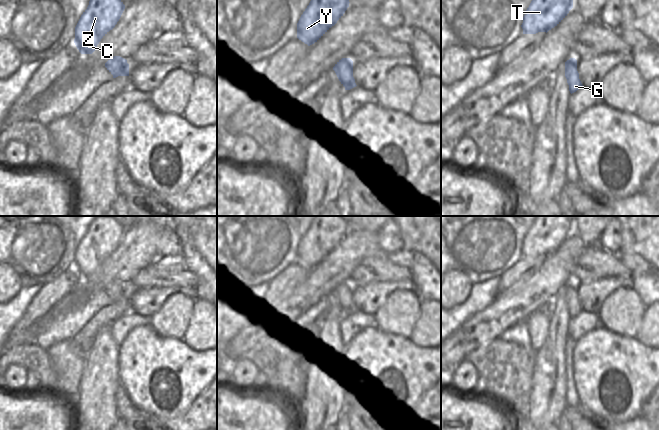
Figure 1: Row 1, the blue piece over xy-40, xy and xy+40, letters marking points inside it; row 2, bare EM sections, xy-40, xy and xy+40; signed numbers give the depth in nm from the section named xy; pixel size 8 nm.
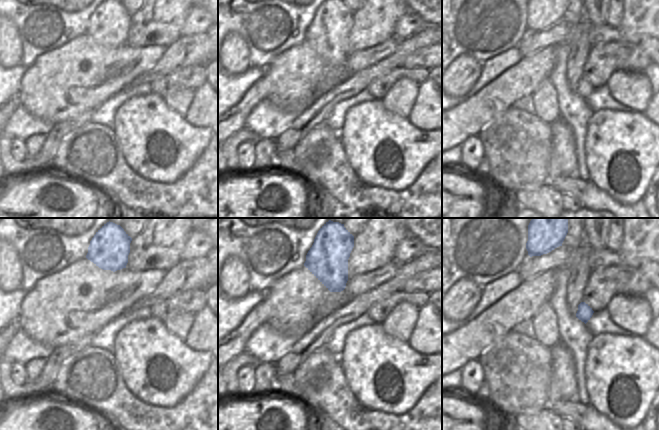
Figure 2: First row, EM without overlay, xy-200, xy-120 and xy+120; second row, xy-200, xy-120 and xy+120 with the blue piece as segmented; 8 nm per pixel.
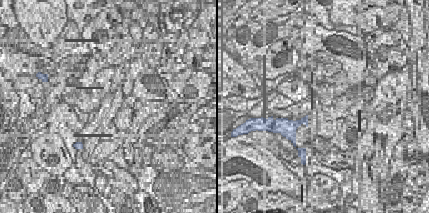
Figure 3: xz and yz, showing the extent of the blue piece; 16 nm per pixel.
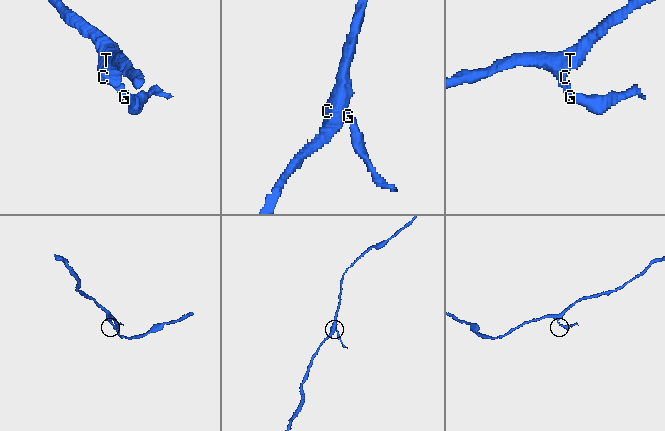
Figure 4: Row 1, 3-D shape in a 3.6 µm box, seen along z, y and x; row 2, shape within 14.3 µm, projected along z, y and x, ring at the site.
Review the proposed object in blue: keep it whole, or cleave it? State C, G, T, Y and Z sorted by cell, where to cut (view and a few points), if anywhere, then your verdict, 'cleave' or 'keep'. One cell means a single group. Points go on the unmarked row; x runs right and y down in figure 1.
groups C G T Y Z; cut none; keep

